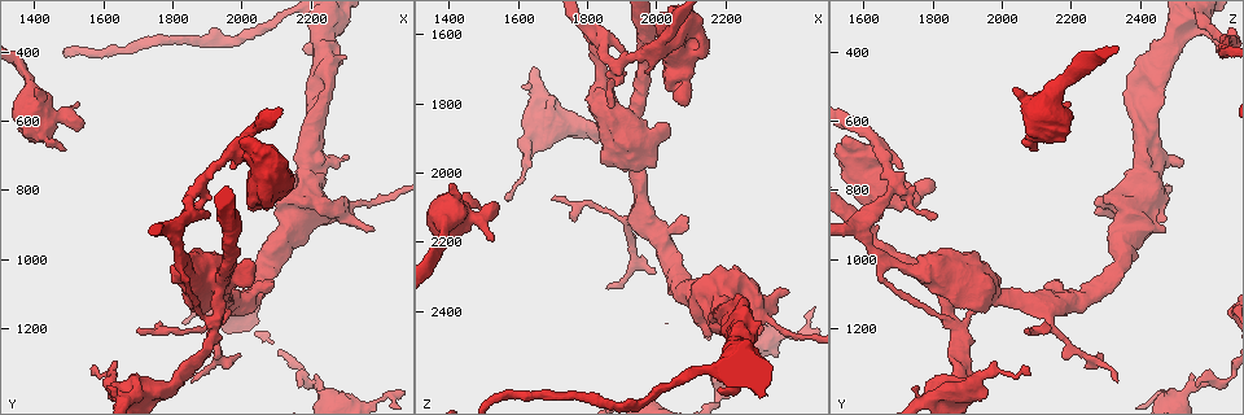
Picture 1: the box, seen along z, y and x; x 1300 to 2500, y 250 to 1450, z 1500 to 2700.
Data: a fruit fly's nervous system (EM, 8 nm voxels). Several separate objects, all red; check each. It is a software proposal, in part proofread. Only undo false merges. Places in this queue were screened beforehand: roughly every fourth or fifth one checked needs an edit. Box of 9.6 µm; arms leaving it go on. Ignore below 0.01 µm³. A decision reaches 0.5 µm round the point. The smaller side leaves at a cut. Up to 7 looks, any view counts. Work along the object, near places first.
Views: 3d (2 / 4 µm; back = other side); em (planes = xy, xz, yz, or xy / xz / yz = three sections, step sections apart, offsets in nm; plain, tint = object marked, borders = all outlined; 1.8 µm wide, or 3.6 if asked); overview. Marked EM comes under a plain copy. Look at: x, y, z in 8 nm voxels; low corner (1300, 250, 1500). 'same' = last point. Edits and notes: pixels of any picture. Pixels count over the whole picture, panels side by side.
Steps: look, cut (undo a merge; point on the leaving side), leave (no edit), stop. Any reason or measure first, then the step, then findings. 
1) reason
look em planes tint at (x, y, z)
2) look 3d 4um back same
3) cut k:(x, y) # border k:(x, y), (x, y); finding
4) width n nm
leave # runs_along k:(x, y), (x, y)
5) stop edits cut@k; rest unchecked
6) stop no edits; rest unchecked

two arms in line, one across
look 3d 4um at (2210, 580, 2410)

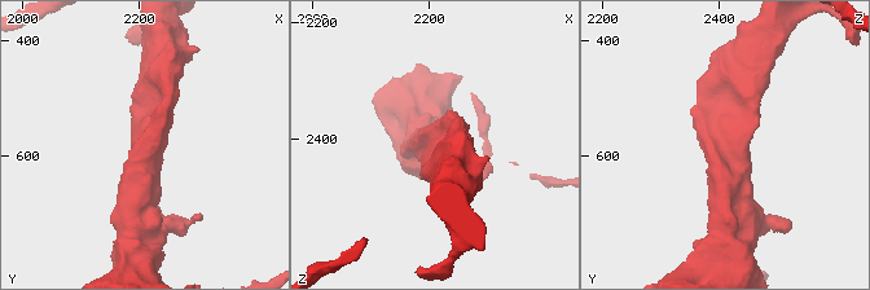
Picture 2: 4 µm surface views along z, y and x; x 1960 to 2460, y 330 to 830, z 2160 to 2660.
now the EM
look em 3.6um planes tint at (2210, 570, 2405)

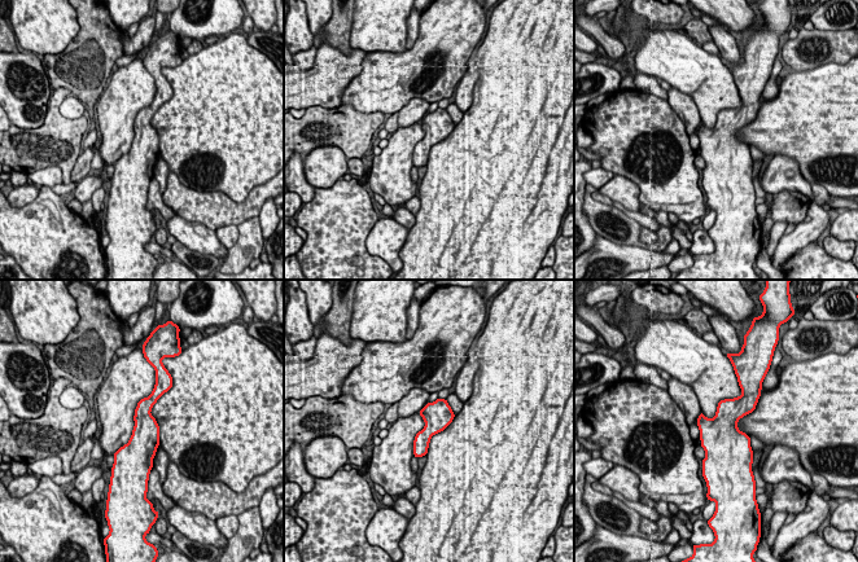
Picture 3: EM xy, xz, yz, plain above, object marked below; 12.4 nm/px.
width 340 nm
leave # all the same neuron

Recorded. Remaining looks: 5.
thin neck
look em 3.6um planes tint at (2200, 1360, 2600)

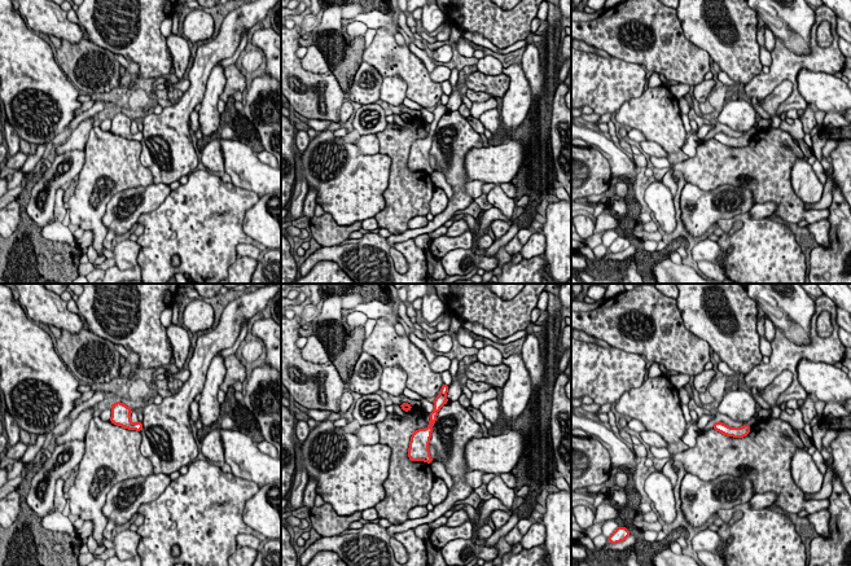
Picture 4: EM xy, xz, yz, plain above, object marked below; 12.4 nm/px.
width 130 nm
cut 4:(444, 389) # two neurons meet here

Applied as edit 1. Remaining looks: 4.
look overview

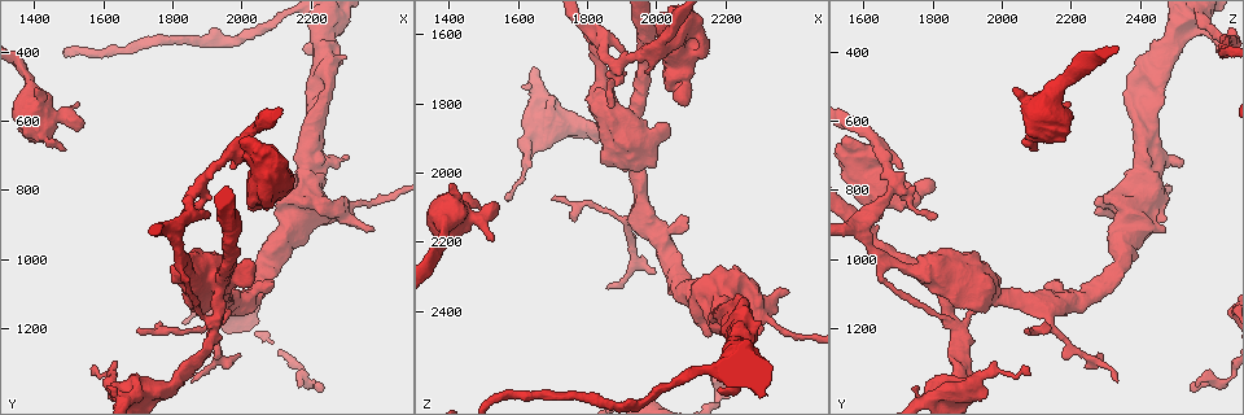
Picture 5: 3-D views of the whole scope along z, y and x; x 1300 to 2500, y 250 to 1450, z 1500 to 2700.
sharp bend
look em planes tint at (1920, 1180, 1840)

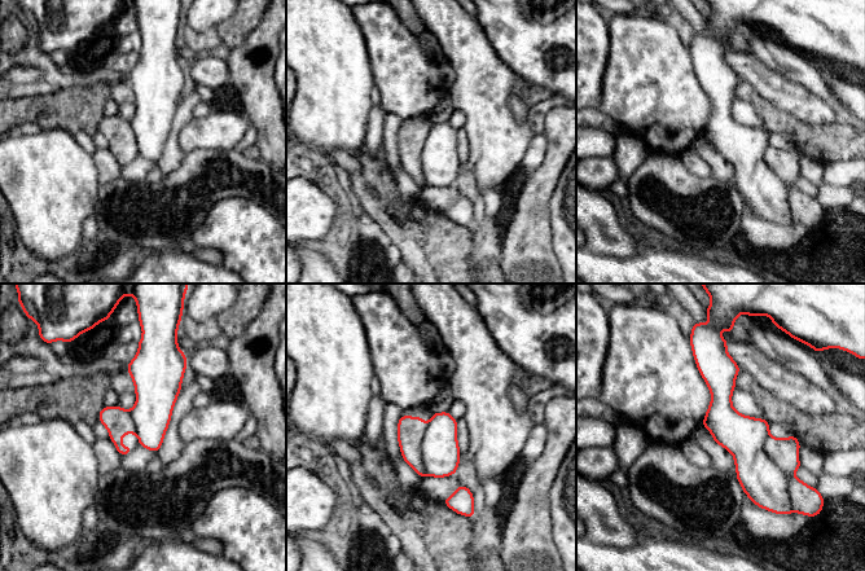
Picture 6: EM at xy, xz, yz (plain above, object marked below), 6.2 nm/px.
width 240 nm
leave # runs_along 6:(715, 351), (756, 497); continuous, no second neuron

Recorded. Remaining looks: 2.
stop edits cut@4; rest unchecked

